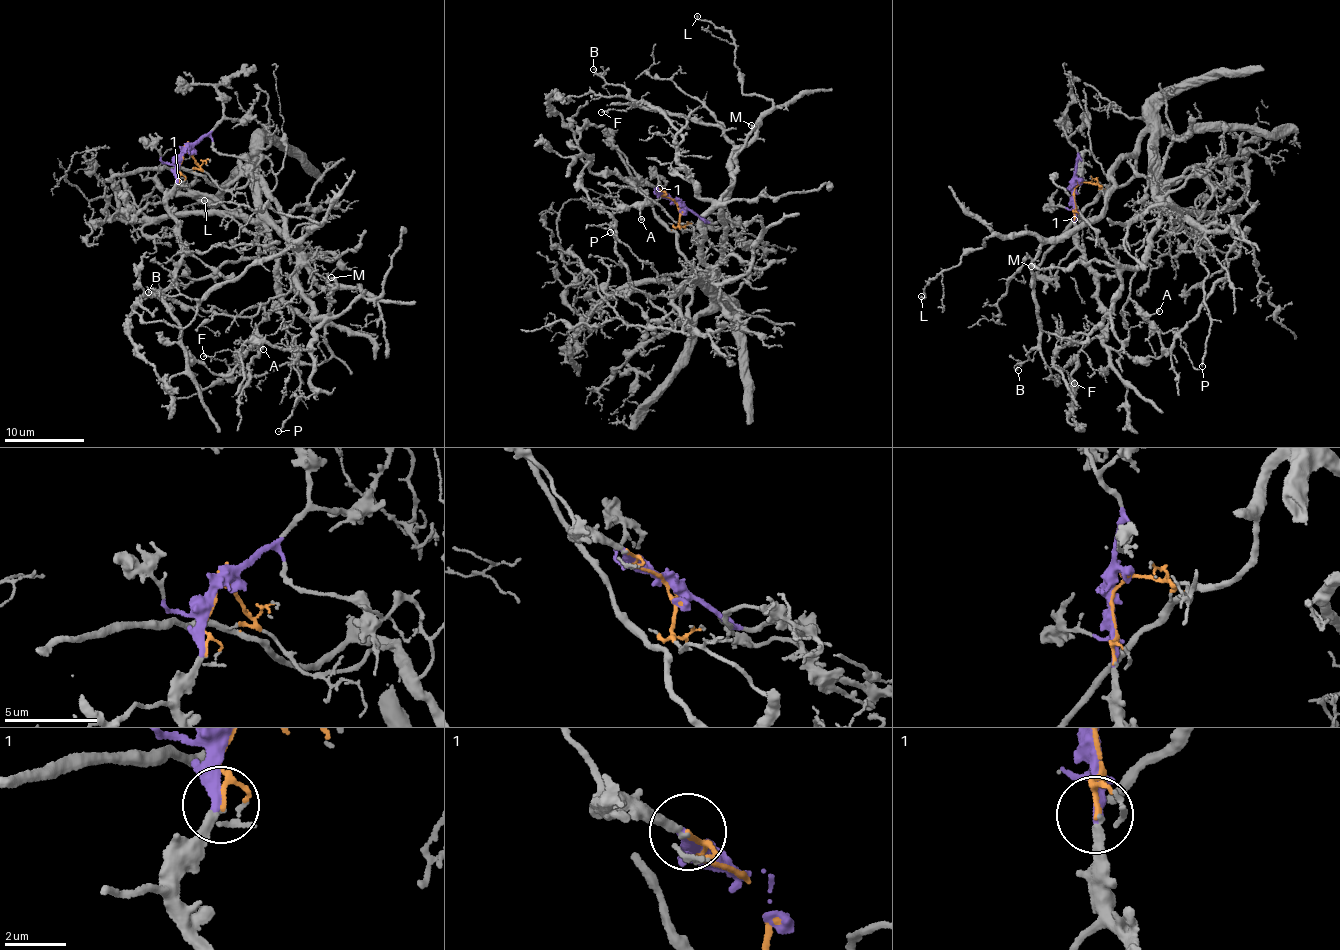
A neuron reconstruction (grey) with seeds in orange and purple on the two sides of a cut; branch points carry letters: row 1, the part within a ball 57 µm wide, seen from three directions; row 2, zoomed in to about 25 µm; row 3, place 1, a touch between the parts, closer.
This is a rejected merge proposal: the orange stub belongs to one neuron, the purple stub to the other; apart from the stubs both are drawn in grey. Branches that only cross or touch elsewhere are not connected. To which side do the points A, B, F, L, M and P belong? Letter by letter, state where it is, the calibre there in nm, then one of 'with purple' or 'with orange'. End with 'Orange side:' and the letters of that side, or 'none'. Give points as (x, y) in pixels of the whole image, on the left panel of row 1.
A: (263, 349) | 160 nm | with purple
B: (148, 292) | 90 nm | with orange
F: (203, 356) | 80 nm | with orange
L: (204, 200) | 130 nm | with orange
M: (331, 277) | 280 nm | with orange
P: (278, 431) | 120 nm | with orange
Orange side: B, F, L, M, P

